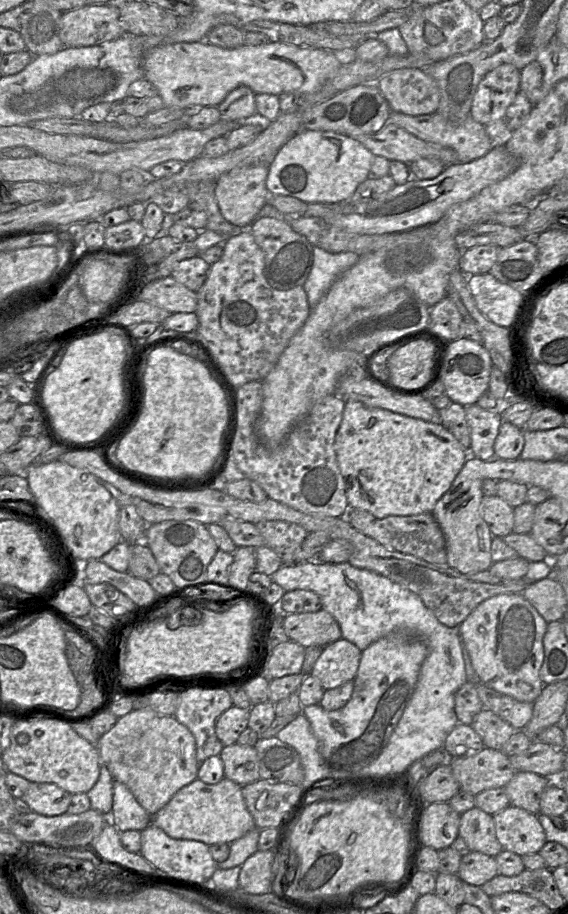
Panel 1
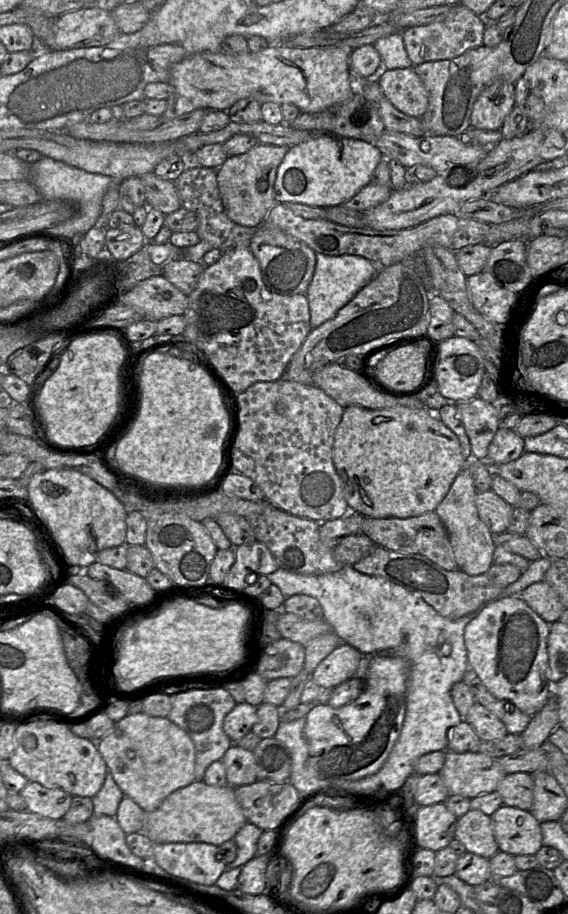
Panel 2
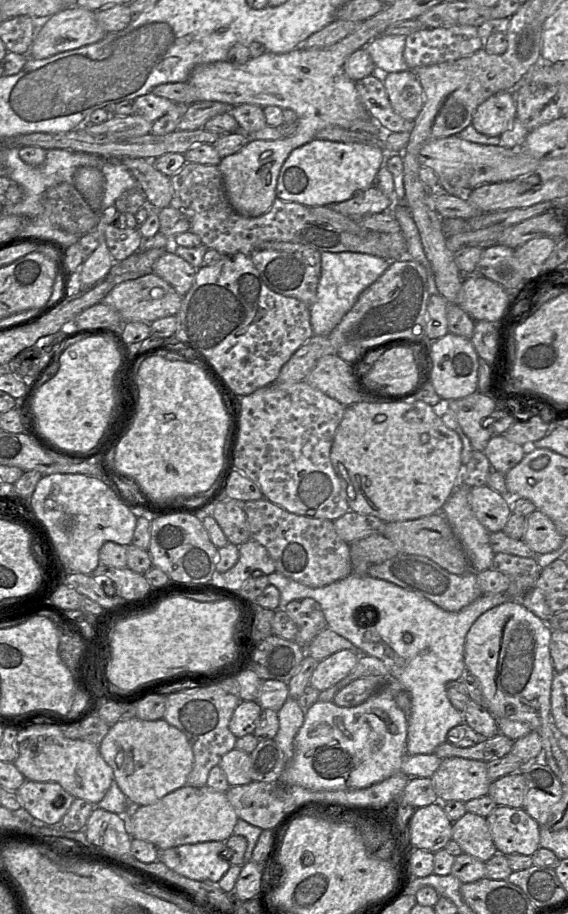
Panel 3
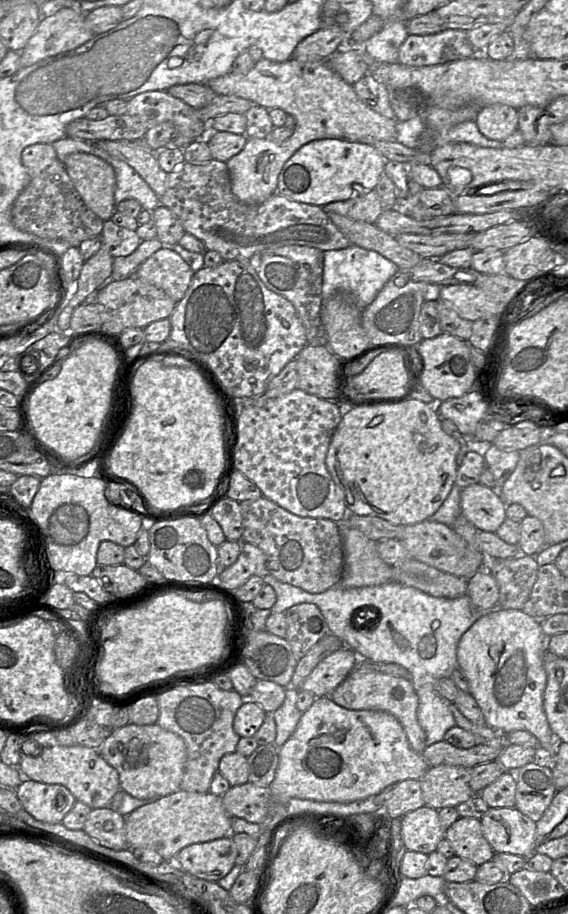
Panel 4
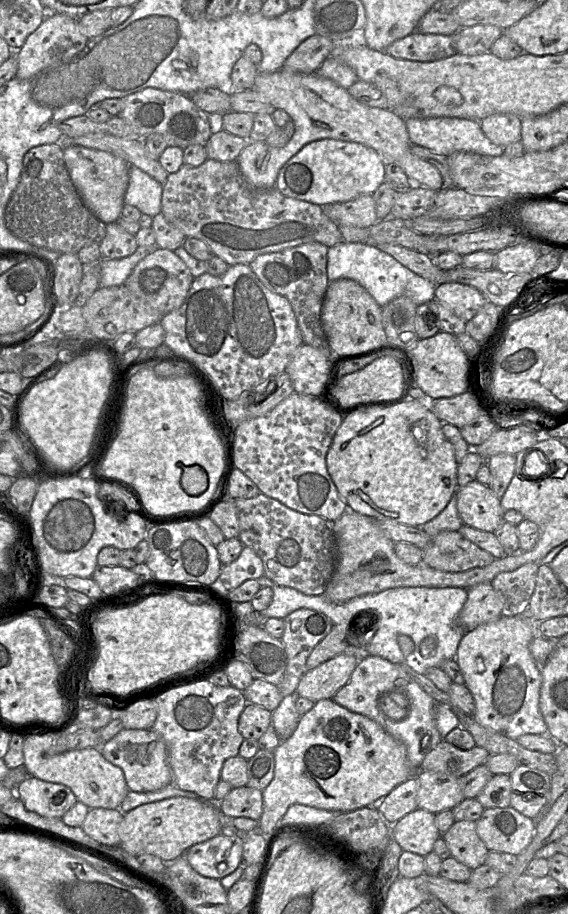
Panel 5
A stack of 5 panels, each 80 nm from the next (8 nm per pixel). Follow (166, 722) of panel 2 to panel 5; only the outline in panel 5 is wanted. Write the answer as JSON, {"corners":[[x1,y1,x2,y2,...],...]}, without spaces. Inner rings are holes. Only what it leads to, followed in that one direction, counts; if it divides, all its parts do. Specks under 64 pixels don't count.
{"corners":[[122,729,102,744,100,751,107,761,122,769,130,791,154,792,173,783,166,746,152,729]]}

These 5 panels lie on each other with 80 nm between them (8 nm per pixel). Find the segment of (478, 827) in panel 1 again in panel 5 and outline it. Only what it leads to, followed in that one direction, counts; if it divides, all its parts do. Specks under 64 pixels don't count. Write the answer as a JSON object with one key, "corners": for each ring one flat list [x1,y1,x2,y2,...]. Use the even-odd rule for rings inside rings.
{"corners":[[455,821,442,837,450,850,451,856,470,870,485,864,489,850,478,836,476,822]]}

